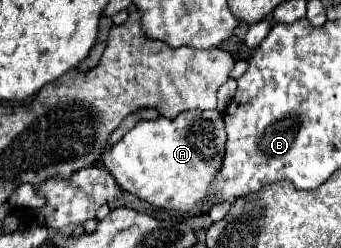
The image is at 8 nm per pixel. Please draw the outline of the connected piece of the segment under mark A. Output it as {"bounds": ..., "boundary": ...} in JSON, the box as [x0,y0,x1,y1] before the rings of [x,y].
{"bounds":[102,110,226,210],"boundary":[[[190,110],[174,120],[140,120],[104,156],[102,164],[124,192],[138,196],[158,208],[192,210],[204,204],[204,196],[224,156],[226,132],[218,110]]]}

